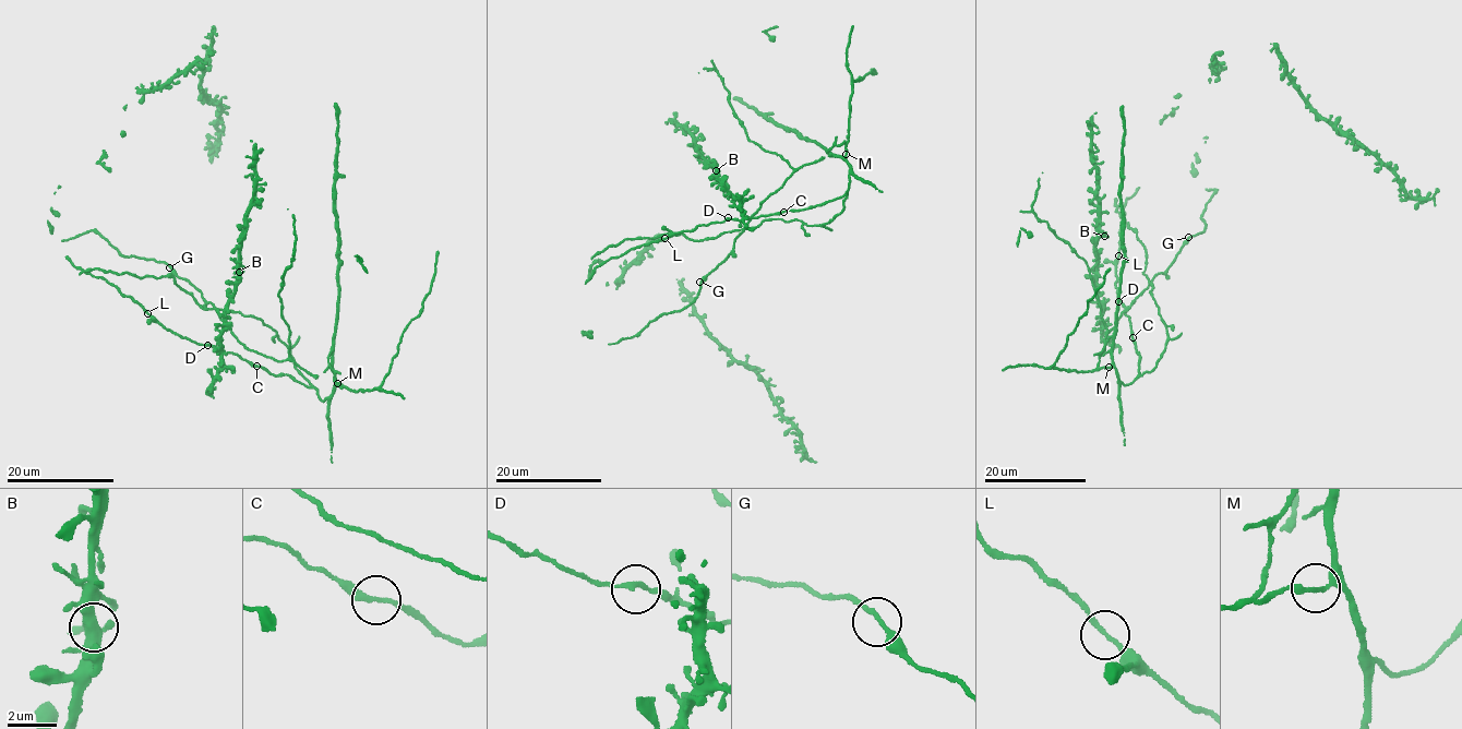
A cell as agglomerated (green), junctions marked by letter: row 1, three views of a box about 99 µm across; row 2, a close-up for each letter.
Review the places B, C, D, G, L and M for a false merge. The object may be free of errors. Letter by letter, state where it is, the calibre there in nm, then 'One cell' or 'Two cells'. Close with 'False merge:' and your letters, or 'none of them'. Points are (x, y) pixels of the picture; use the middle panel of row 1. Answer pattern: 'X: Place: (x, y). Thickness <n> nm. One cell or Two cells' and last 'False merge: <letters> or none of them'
B: Place: (716, 170). Thickness 170 nm. One cell
C: Place: (783, 212). Thickness 200 nm. One cell
D: Place: (728, 217). Thickness 180 nm. One cell
G: Place: (699, 282). Thickness 190 nm. One cell
L: Place: (664, 238). Thickness 180 nm. One cell
M: Place: (846, 154). Thickness 190 nm. One cell
False merge: none of them

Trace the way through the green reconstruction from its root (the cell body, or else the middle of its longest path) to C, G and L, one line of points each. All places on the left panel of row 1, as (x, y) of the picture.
C: (111, 246), (124, 257), (164, 262), (217, 312), (260, 319), (276, 332), (296, 369), (315, 389), (256, 366)
G: (111, 246), (124, 257), (154, 259), (169, 267)
L: (111, 246), (124, 257), (164, 262), (217, 312), (260, 319), (315, 389), (182, 338), (147, 313)

